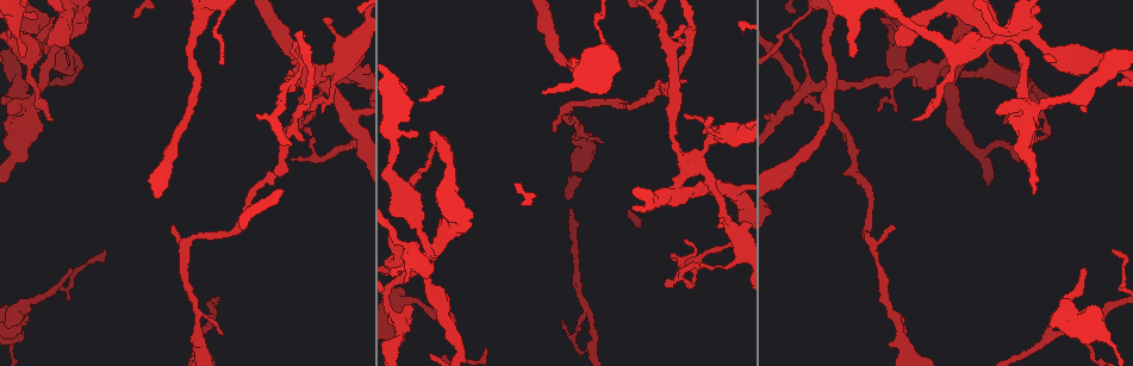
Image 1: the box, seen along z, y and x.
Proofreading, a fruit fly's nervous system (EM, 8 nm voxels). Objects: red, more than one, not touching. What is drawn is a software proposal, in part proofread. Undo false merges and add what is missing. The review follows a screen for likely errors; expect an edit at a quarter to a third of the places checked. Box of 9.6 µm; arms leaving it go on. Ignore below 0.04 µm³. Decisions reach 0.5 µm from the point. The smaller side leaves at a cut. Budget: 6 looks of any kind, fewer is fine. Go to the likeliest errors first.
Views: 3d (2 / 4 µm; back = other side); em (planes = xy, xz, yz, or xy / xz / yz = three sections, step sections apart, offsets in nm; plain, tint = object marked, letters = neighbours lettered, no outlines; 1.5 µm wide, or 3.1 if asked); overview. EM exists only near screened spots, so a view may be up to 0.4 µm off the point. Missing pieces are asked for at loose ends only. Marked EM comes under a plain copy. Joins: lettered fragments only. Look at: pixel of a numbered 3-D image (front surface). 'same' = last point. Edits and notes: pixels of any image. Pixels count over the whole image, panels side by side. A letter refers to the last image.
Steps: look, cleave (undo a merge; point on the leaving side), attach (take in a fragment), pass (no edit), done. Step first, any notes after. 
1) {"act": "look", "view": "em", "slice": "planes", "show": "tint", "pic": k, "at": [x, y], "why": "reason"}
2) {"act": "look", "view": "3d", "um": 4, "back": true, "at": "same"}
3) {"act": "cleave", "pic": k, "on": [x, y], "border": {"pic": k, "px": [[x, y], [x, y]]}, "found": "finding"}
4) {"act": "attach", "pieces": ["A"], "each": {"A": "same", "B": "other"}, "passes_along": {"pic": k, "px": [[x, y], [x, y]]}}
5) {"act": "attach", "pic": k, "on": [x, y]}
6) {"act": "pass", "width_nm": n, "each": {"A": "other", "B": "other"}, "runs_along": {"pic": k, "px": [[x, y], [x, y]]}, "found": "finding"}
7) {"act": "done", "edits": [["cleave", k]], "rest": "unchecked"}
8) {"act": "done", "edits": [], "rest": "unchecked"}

{"act": "look", "view": "em", "slice": "yz", "step": 8, "show": "letters", "pic": 1, "at": [429, 135], "why": "branch stops here"}

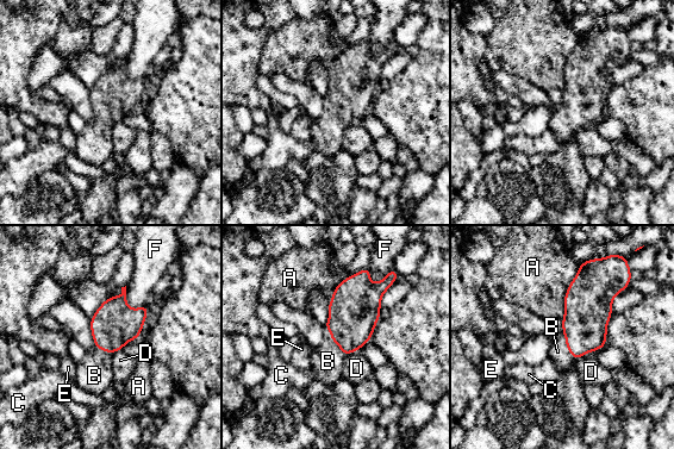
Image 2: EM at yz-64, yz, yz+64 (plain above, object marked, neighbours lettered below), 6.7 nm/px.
{"act": "attach", "pieces": ["B"], "each": {"A": "other", "B": "same", "C": "other", "D": "other", "E": "other", "F": "other"}, "passes_along": {"pic": 2, "px": [[354, 310], [334, 341], [328, 361]]}, "found": "the cell continues"}

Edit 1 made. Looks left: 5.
{"act": "look", "view": "em", "slice": "xz", "step": 4, "show": "letters", "pic": 1, "at": [299, 130], "why": "touches itself"}

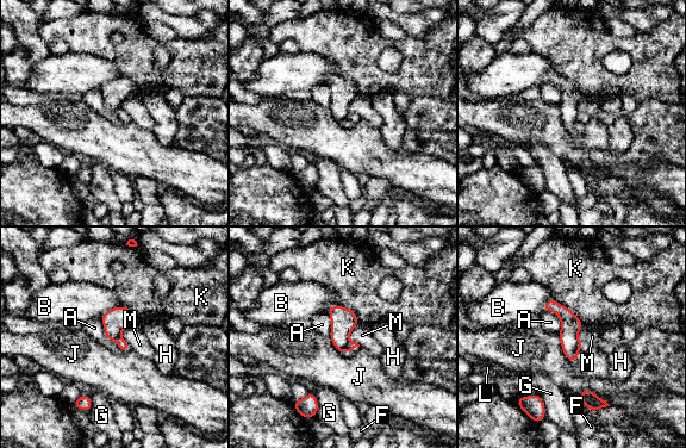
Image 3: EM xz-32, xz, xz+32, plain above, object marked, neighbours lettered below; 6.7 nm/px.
{"act": "look", "view": "em", "slice": "planes", "show": "letters", "at": "same"}

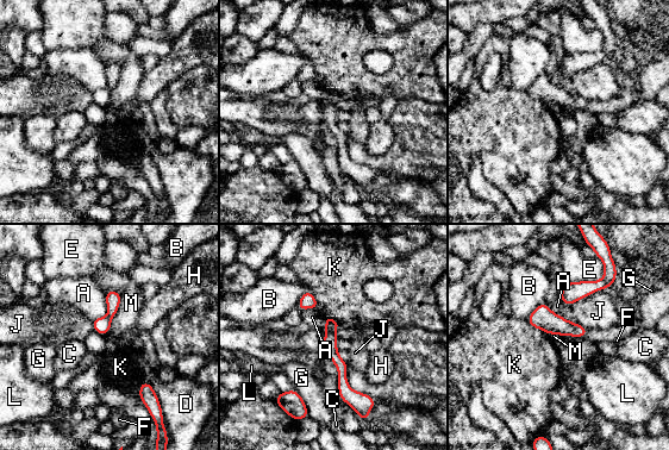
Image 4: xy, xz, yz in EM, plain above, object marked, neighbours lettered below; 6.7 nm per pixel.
{"act": "cleave", "pic": 4, "on": [101, 325], "longest_contact_nm": ["M", 320], "each": {"A": "other", "B": "other", "C": "other", "D": "other", "E": "other", "F": "other", "G": "other", "H": "other", "J": "other", "K": "other", "L": "other", "M": "other"}, "part_leaving": {"pic": 4, "px": [[327, 320], [343, 387], [363, 402]]}, "found": "a second cell is stuck on"}

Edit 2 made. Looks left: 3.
{"act": "look", "view": "em", "slice": "planes", "show": "letters", "pic": 1, "at": [1085, 268], "why": "branch stops here"}

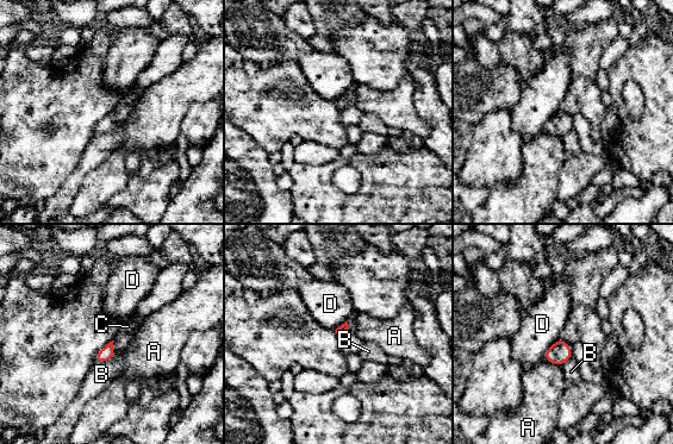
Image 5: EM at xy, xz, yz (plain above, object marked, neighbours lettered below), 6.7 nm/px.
{"act": "attach", "pieces": ["C"], "each": {"A": "other", "B": "other", "C": "same", "D": "other"}, "found": "the cell continues"}

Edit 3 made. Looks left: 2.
{"act": "done", "edits": [["attach", 2], ["cleave", 4], ["attach", 5]], "rest": "unchecked"}

